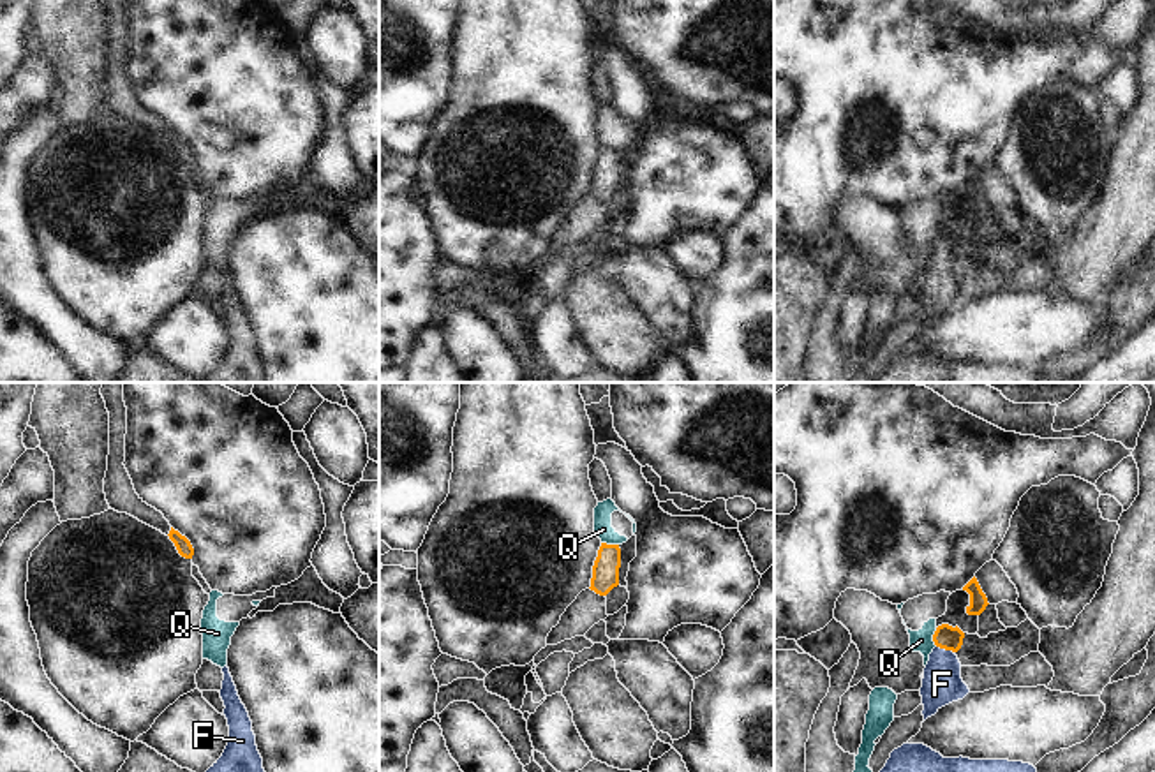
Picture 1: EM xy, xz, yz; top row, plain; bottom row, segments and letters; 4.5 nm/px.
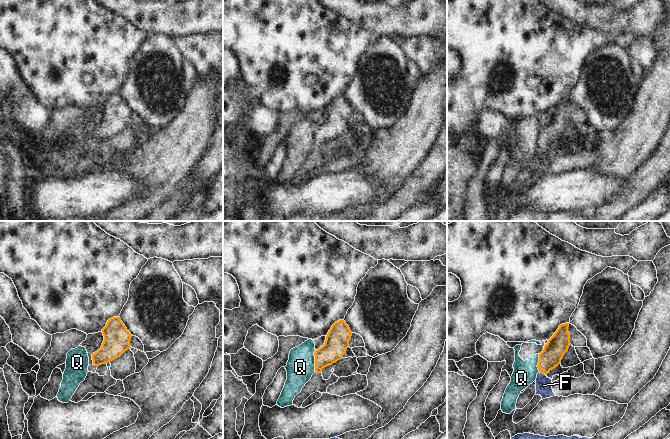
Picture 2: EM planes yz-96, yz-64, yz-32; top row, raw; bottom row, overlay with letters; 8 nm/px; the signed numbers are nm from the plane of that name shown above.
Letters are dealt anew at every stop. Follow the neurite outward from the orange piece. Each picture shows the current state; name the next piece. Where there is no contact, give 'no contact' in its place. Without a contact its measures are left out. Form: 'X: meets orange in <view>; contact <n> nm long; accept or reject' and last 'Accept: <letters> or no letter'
F: meets orange in yz; contact 90 nm long; accept
Q: meets orange in yz; contact 90 nm long; reject
Accept: F

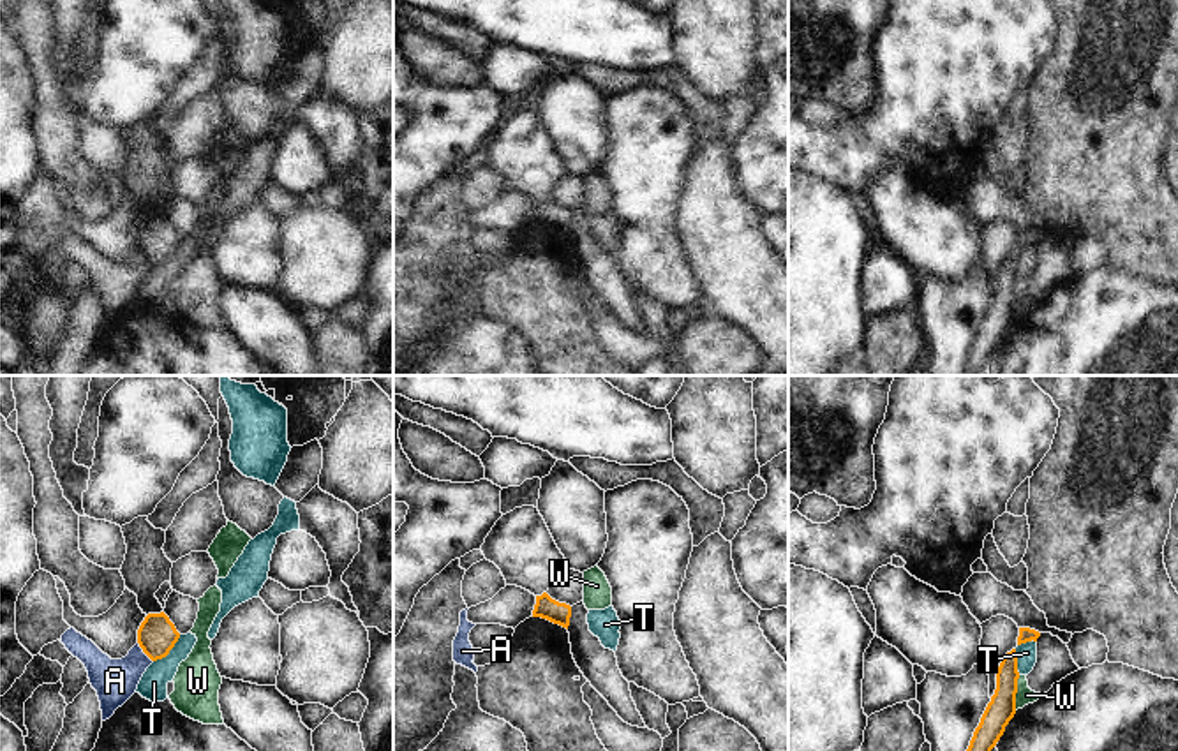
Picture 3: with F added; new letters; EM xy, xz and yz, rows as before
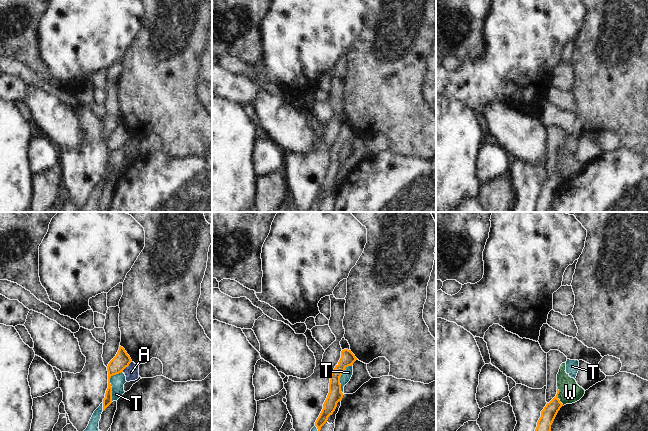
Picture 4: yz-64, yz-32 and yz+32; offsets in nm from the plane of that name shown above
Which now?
A: meets orange in xy; contact 120 nm long; reject
T: meets orange in xy; contact 180 nm long; reject
W: meets orange in yz; contact 160 nm long; reject
Accept: no letter

